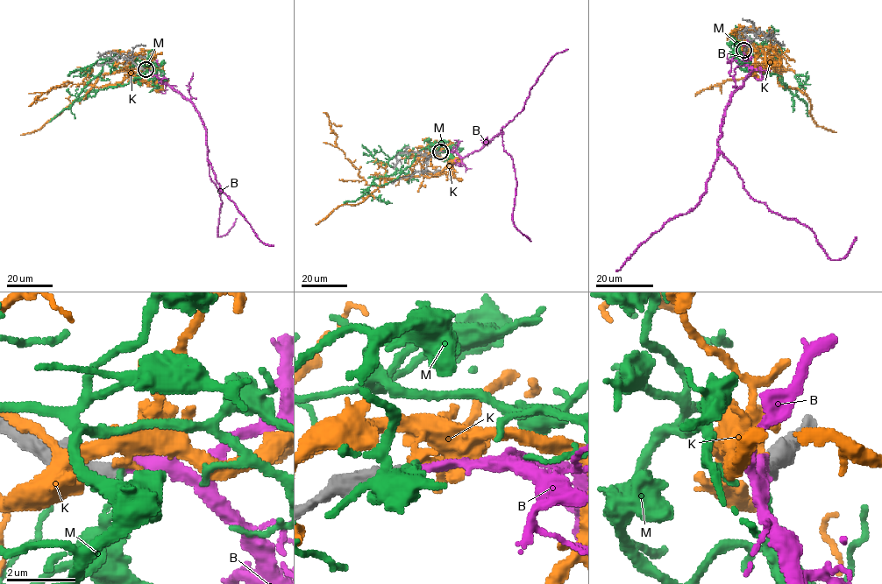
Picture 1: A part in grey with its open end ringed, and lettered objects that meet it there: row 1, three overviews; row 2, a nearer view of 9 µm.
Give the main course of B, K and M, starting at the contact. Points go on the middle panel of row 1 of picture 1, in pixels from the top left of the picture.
B: (440, 151), (464, 158), (503, 132), (503, 149), (512, 158), (517, 182), (514, 225), (530, 241)
K: (439, 151), (416, 160), (409, 175), (370, 186), (337, 146), (329, 123), (342, 125)
M: (440, 151), (434, 154), (423, 148), (396, 179), (373, 184), (396, 170), (388, 164), (398, 151), (412, 152)

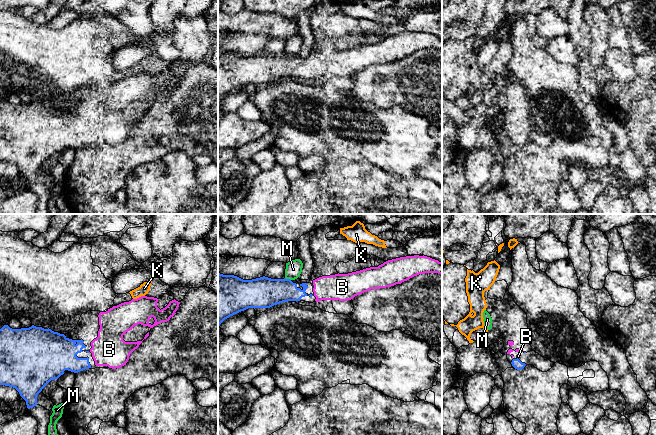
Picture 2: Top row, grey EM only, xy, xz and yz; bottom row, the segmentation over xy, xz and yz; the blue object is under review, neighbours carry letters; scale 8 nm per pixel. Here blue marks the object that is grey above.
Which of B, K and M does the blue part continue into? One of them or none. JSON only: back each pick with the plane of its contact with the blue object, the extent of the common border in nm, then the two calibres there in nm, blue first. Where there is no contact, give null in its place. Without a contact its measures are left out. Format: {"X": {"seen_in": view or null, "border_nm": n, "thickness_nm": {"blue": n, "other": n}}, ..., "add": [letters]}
{"B": {"seen_in": null}, "add": ["B"]}

